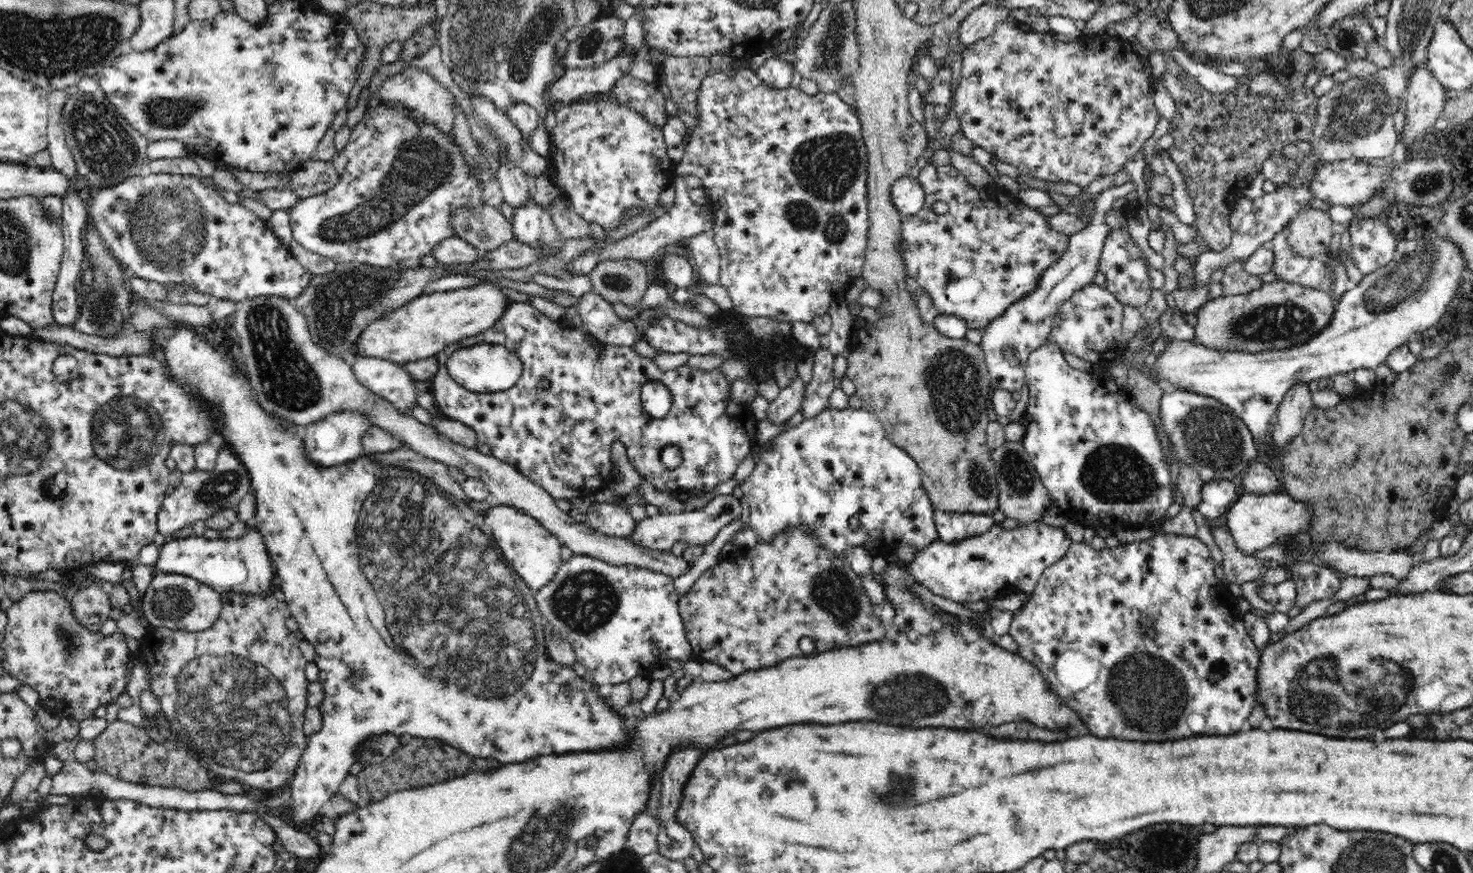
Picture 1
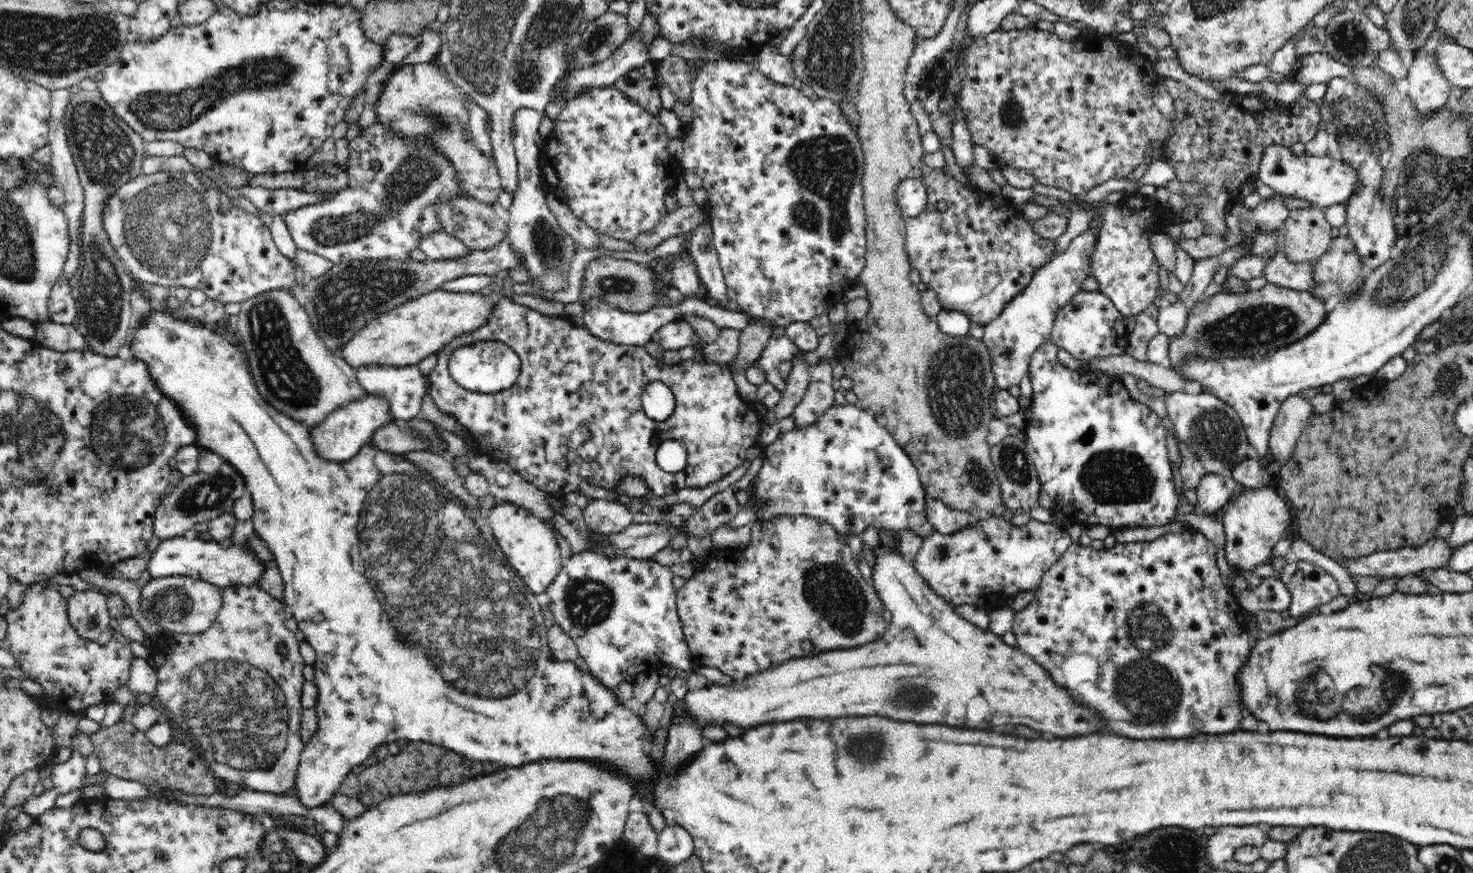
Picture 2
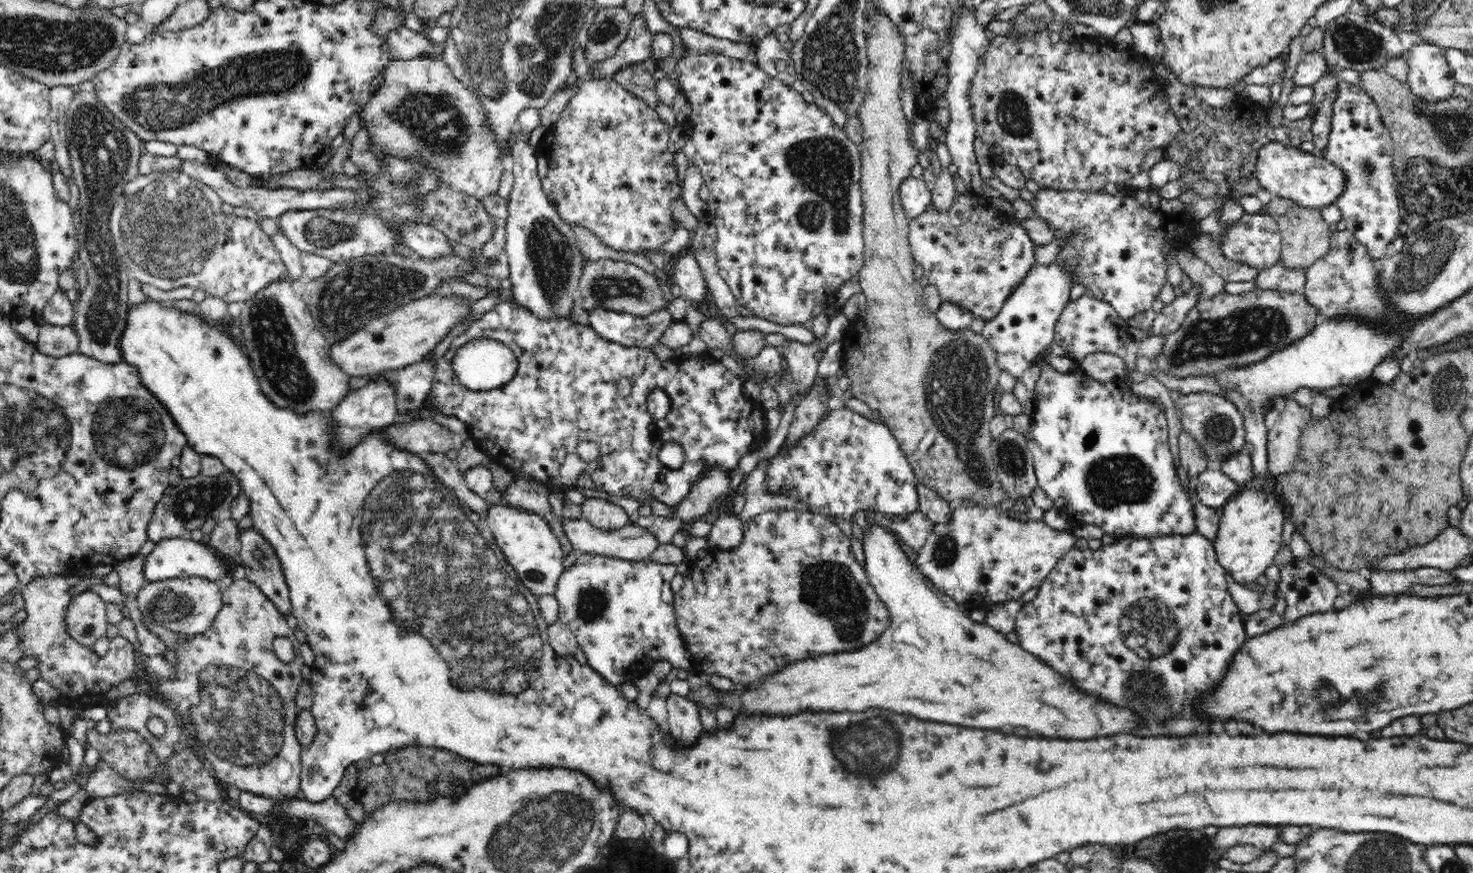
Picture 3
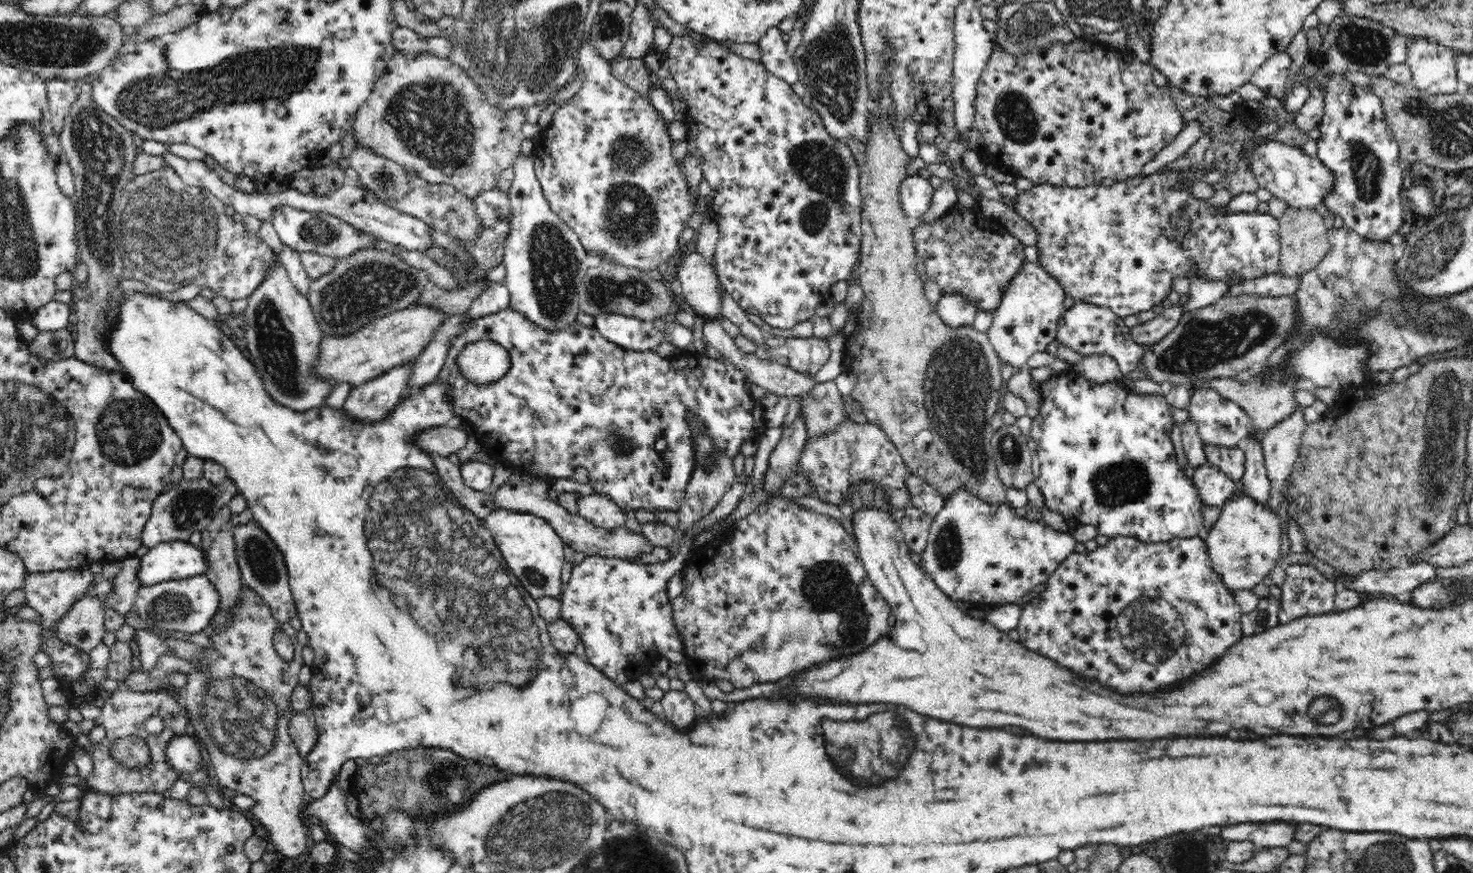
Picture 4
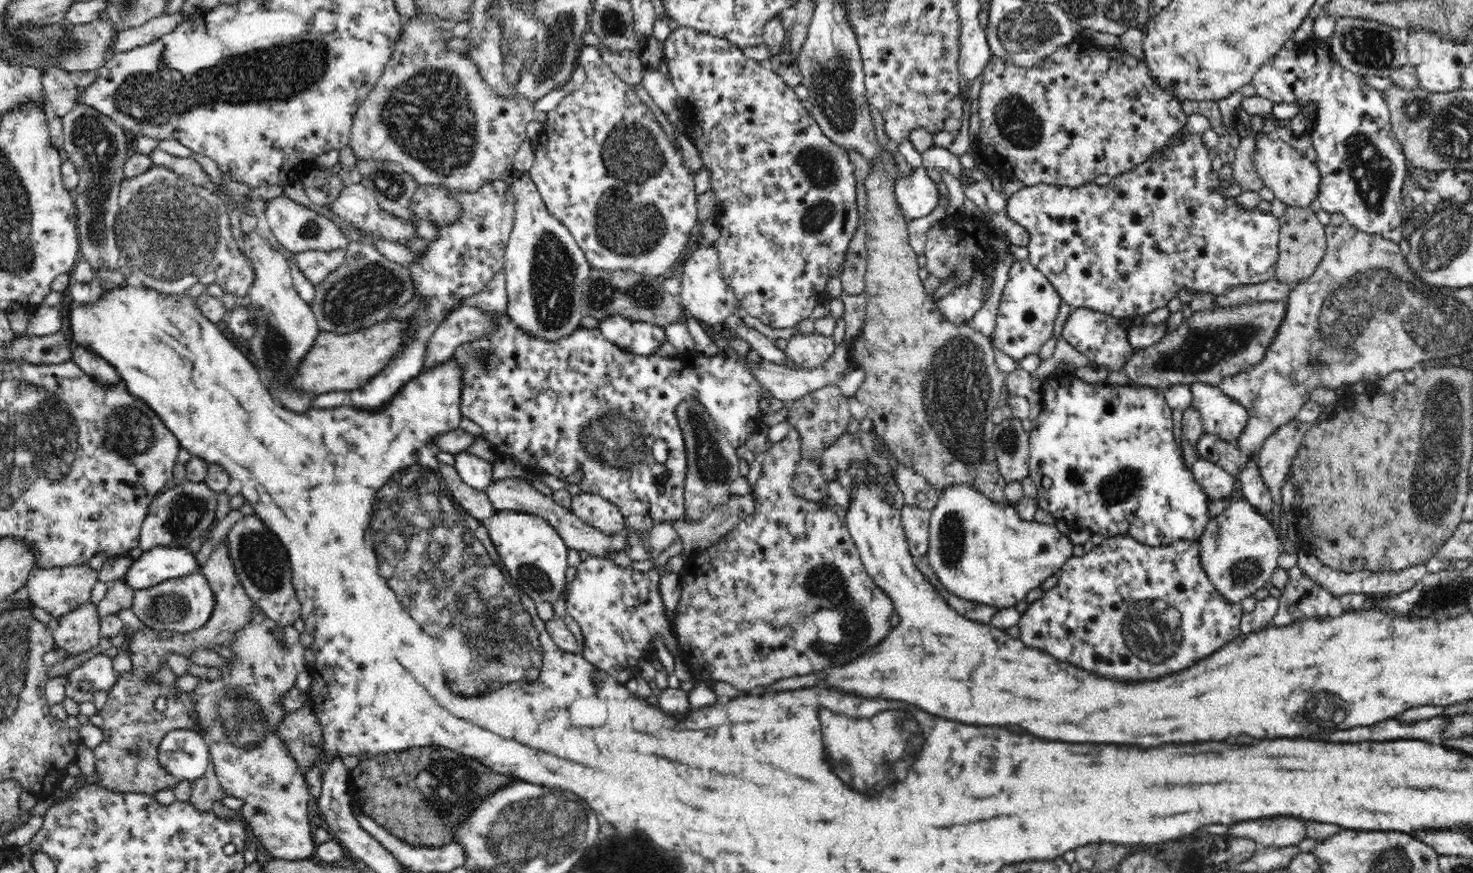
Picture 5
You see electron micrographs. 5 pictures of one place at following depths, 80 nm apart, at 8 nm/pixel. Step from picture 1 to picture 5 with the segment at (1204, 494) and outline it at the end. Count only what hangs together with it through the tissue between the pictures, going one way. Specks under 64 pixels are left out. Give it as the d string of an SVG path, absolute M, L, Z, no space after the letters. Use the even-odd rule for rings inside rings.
M1198 458L1191 467L1194 479L1206 491L1208 500L1226 499L1234 490L1234 475L1227 473L1215 462Z

